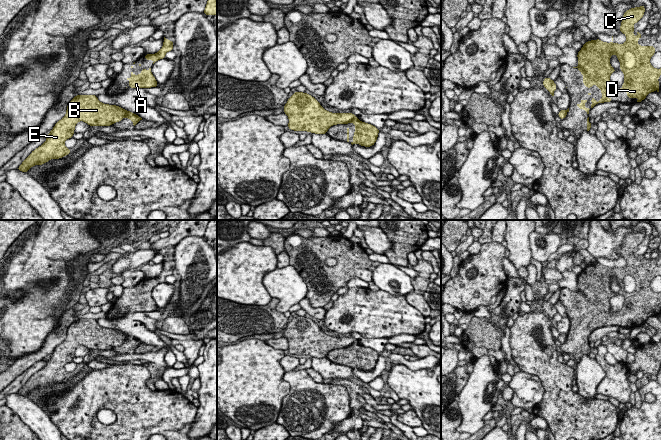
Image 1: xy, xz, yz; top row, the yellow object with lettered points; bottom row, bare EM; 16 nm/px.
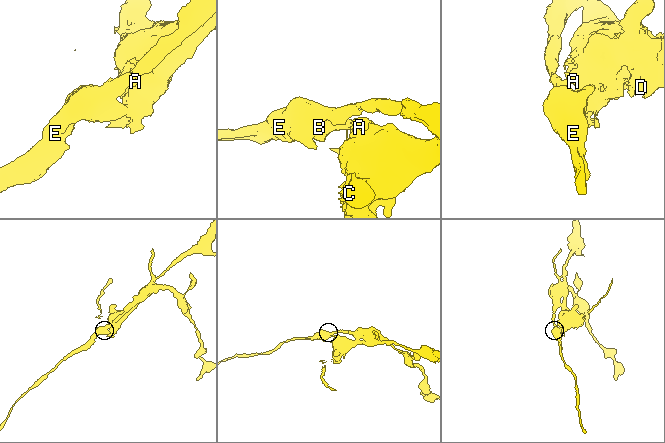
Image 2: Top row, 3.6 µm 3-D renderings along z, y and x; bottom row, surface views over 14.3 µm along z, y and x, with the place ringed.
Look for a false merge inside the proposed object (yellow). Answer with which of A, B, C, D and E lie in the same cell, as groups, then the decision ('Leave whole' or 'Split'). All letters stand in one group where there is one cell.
Groups: A C D / B E. Split

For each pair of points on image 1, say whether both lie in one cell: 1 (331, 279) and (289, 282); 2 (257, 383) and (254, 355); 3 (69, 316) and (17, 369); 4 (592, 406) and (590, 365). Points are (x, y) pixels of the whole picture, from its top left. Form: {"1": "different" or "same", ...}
{"1": "different", "2": "same", "3": "same", "4": "different"}

